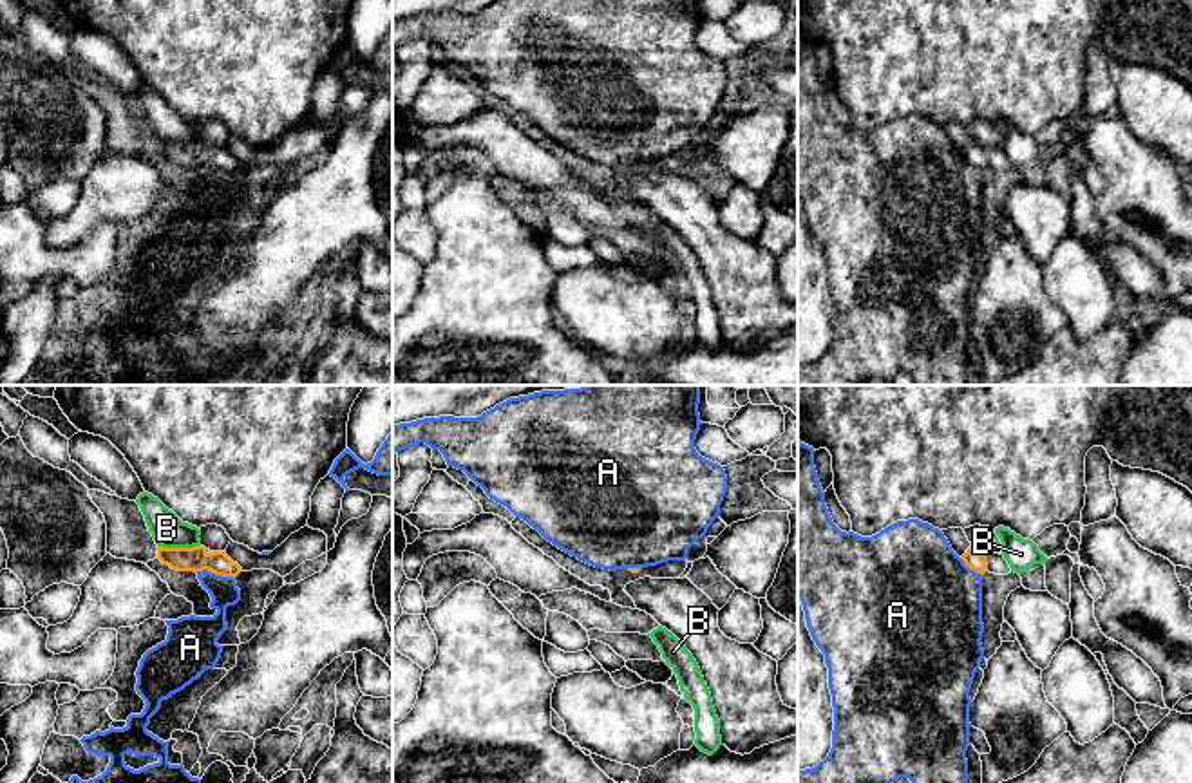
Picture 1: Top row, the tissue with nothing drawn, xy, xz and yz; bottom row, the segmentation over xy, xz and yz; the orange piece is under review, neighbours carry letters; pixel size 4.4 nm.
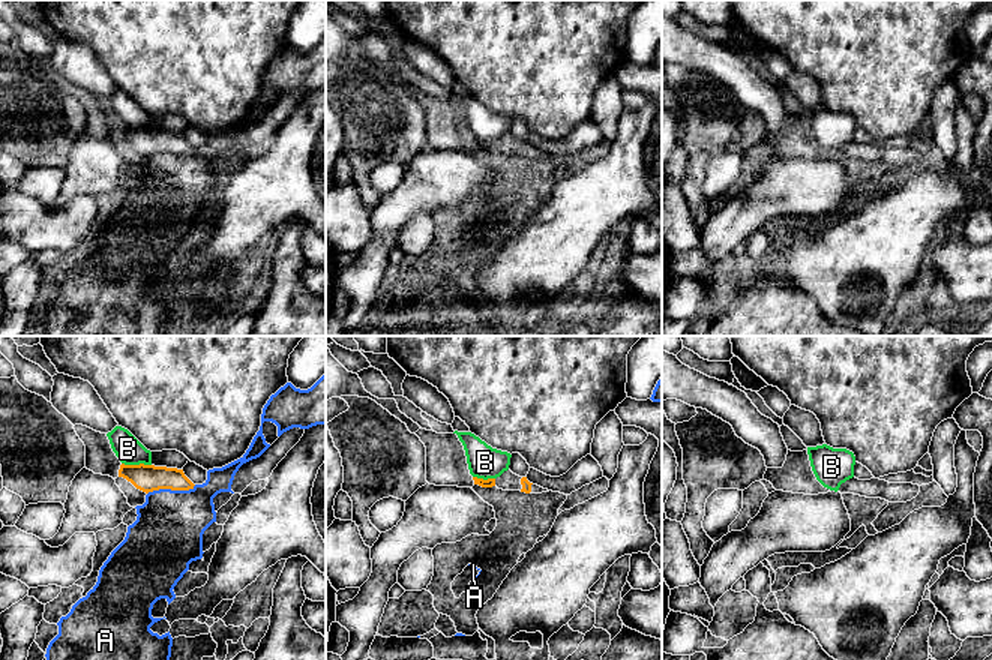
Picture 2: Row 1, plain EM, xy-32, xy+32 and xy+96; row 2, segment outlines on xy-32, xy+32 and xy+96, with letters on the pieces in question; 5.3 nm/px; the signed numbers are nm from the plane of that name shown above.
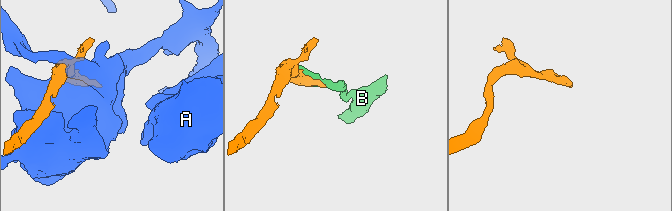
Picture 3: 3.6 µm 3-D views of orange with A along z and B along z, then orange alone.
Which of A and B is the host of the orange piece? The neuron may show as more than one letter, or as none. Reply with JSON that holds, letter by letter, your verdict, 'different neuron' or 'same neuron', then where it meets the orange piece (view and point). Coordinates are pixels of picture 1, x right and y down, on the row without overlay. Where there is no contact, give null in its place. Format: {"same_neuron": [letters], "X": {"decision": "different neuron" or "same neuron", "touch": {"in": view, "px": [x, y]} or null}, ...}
{"same_neuron": [], "A": {"decision": "different neuron", "touch": {"in": "xy", "px": [214, 167]}}, "B": {"decision": "different neuron", "touch": {"in": "xy", "px": [178, 143]}}}

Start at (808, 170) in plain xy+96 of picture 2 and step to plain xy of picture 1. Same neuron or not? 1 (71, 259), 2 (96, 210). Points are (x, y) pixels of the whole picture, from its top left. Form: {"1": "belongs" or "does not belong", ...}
{"1": "does not belong", "2": "belongs"}

